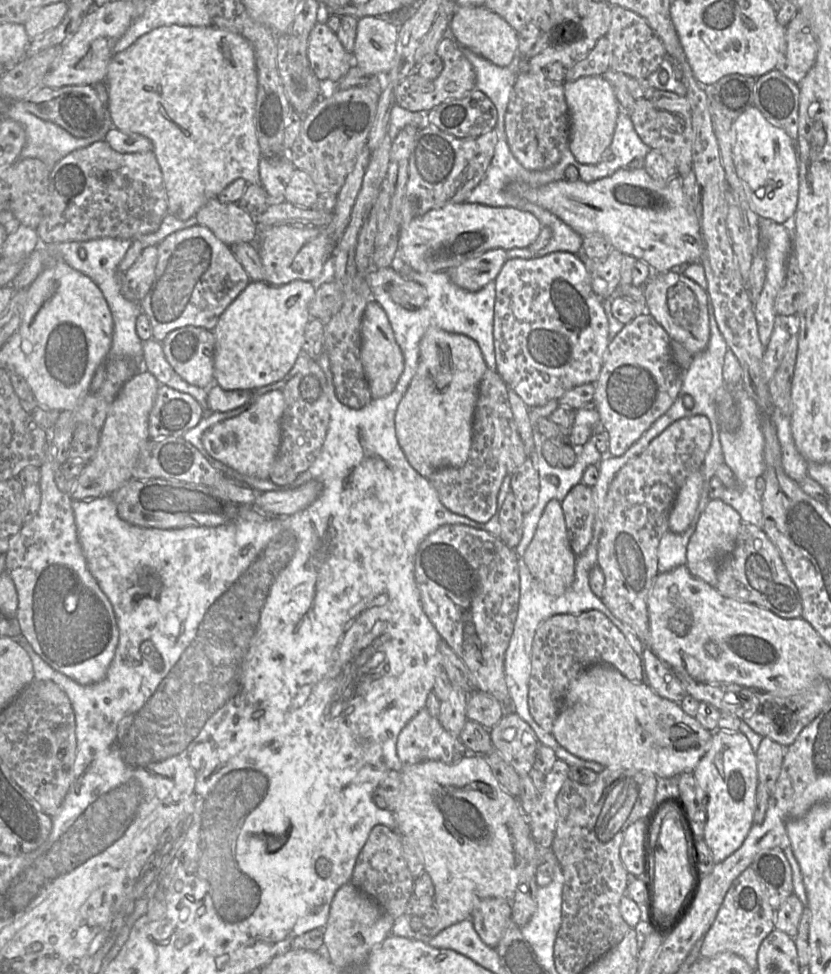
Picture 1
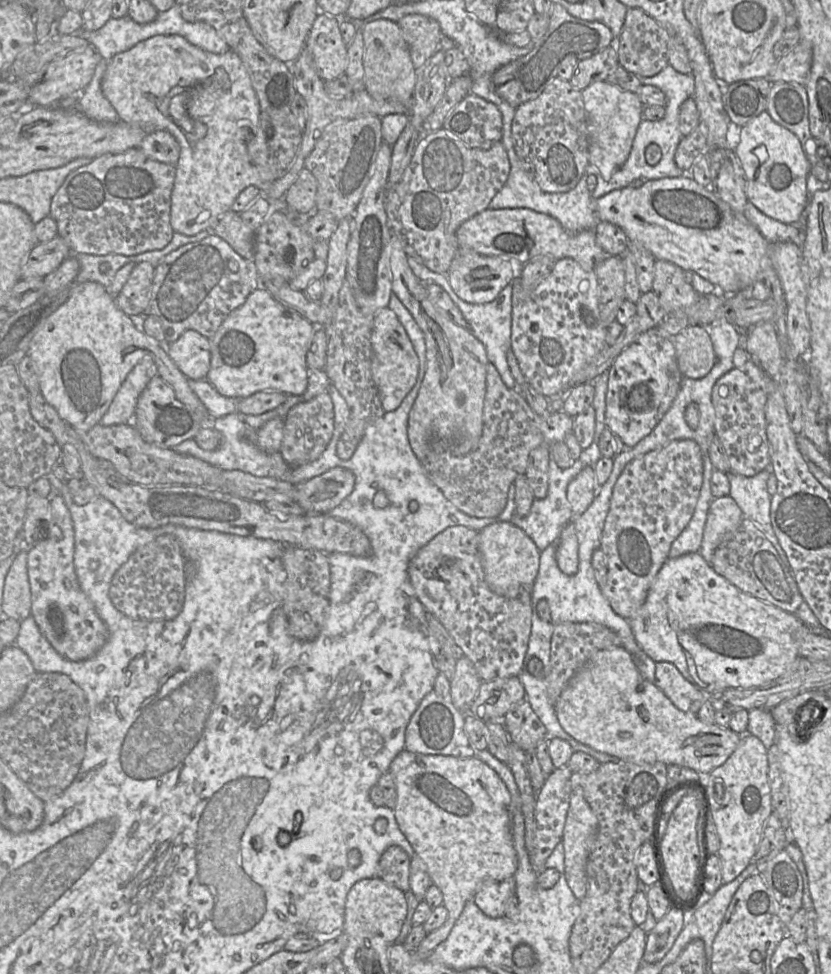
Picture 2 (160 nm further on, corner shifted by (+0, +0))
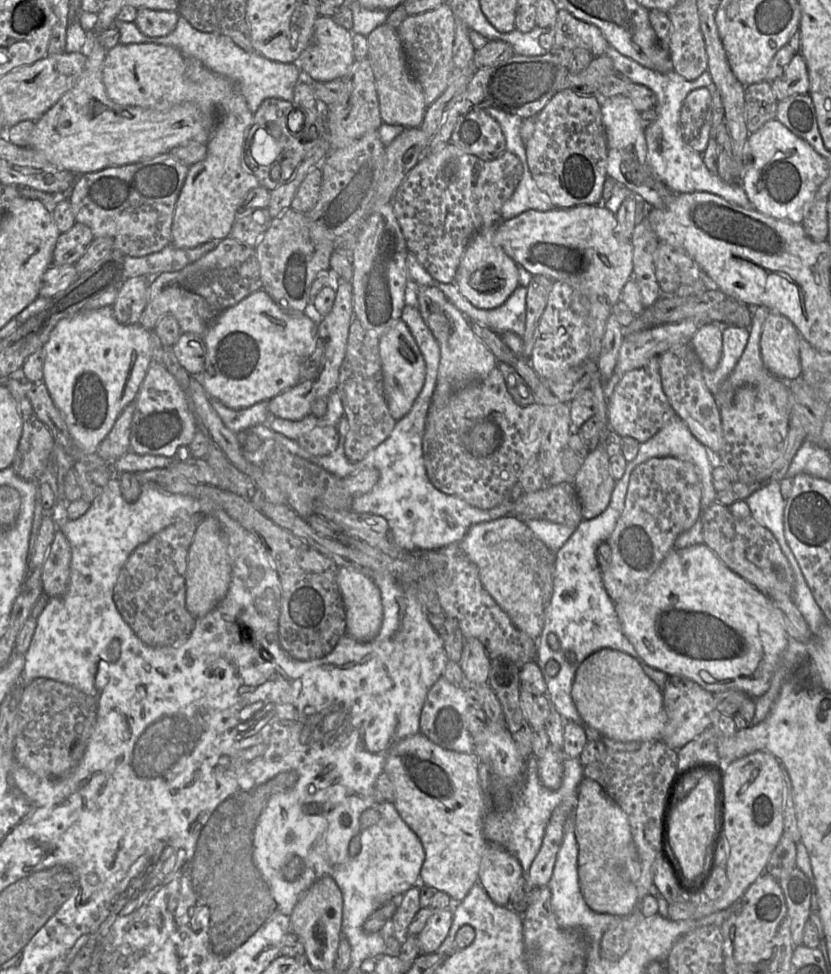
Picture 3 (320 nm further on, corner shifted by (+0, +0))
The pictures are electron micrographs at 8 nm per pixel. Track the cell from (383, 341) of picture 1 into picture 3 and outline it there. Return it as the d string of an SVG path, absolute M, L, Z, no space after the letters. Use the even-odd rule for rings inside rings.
M402 319L395 321L379 338L379 355L383 376L383 389L389 413L395 420L401 419L410 409L425 381L423 356Z

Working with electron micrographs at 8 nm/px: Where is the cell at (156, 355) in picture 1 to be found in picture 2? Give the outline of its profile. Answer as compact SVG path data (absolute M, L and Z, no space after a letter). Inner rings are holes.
M189 379L189 386L204 404L210 420L238 412L239 399L221 395L206 379Z

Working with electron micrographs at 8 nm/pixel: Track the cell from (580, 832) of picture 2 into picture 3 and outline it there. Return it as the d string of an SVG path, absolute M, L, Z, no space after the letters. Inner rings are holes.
M584 777L578 786L573 818L578 844L579 888L585 903L597 913L616 916L629 915L638 908L636 882L640 876L641 867L626 813L605 793L598 782Z

